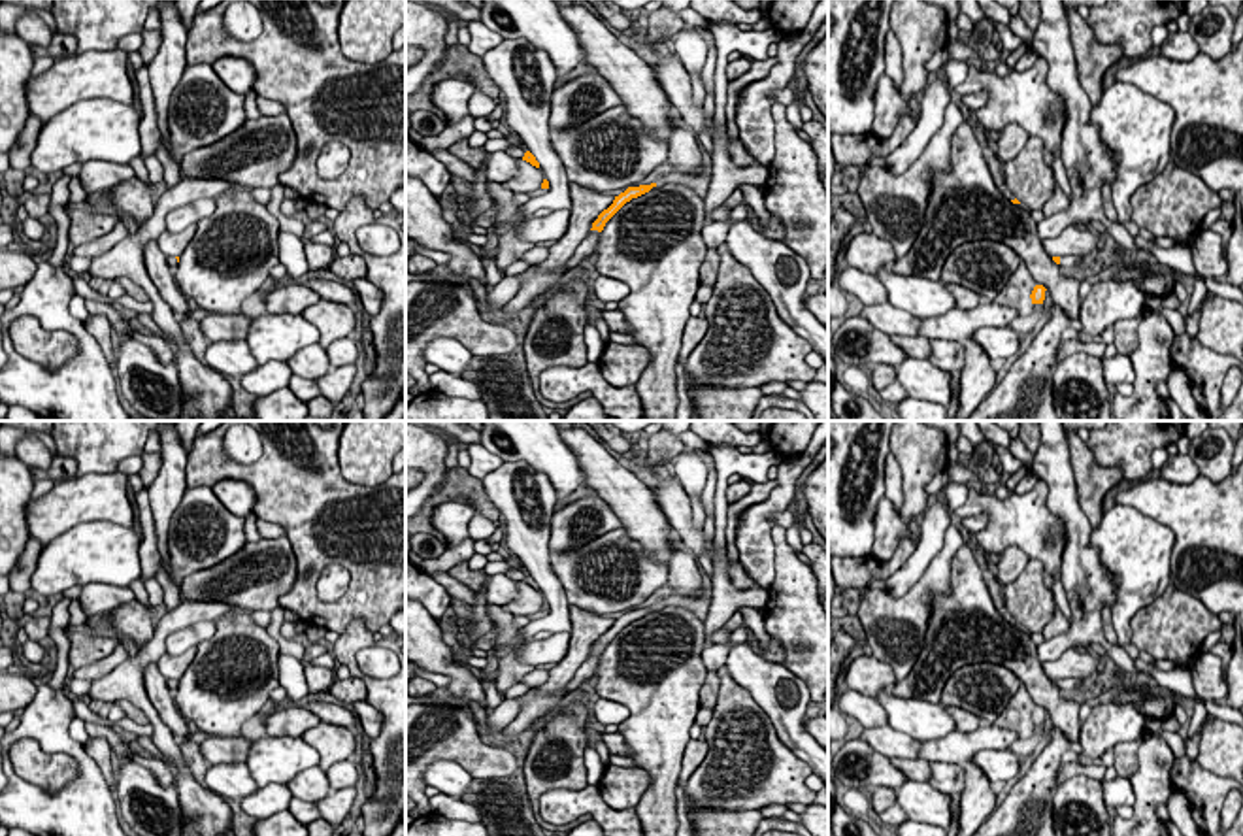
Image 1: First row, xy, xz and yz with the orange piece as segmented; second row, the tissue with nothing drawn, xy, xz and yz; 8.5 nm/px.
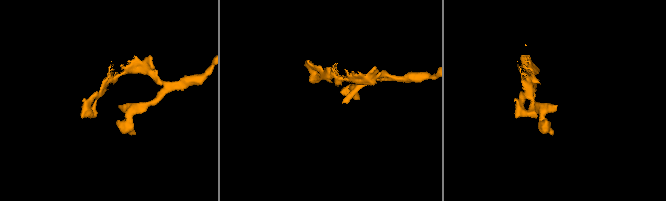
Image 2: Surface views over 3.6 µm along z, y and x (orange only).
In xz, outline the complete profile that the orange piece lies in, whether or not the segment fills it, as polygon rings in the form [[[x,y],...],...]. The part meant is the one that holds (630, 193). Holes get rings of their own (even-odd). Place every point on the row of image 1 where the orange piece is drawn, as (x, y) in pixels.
[[[656,183],[651,185],[639,185],[639,187],[628,187],[624,192],[615,196],[613,204],[604,209],[598,219],[592,223],[592,228],[588,236],[579,243],[573,257],[568,260],[566,270],[572,270],[575,266],[581,266],[590,255],[596,251],[598,236],[604,230],[605,223],[632,198],[638,198],[645,192],[649,192]]]

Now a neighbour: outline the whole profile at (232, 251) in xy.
[[[236,187],[217,196],[215,211],[196,223],[194,238],[174,268],[181,293],[209,313],[241,313],[243,300],[255,294],[279,264],[277,232],[279,221],[253,198],[251,189]]]

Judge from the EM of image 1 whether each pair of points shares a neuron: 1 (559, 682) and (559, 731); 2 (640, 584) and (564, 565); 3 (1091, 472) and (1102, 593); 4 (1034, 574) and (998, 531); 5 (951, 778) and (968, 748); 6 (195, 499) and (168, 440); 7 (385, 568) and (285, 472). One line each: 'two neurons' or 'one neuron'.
1: two neurons
2: one neuron
3: two neurons
4: two neurons
5: two neurons
6: two neurons
7: one neuron

